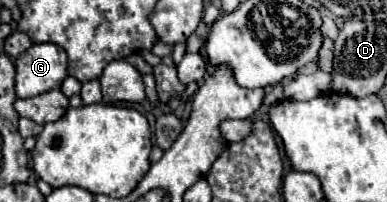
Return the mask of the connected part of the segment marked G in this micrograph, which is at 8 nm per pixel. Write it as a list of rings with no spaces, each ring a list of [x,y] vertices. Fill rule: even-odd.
[[[34,44],[16,58],[16,96],[30,98],[60,88],[66,78],[66,52],[56,44]]]

